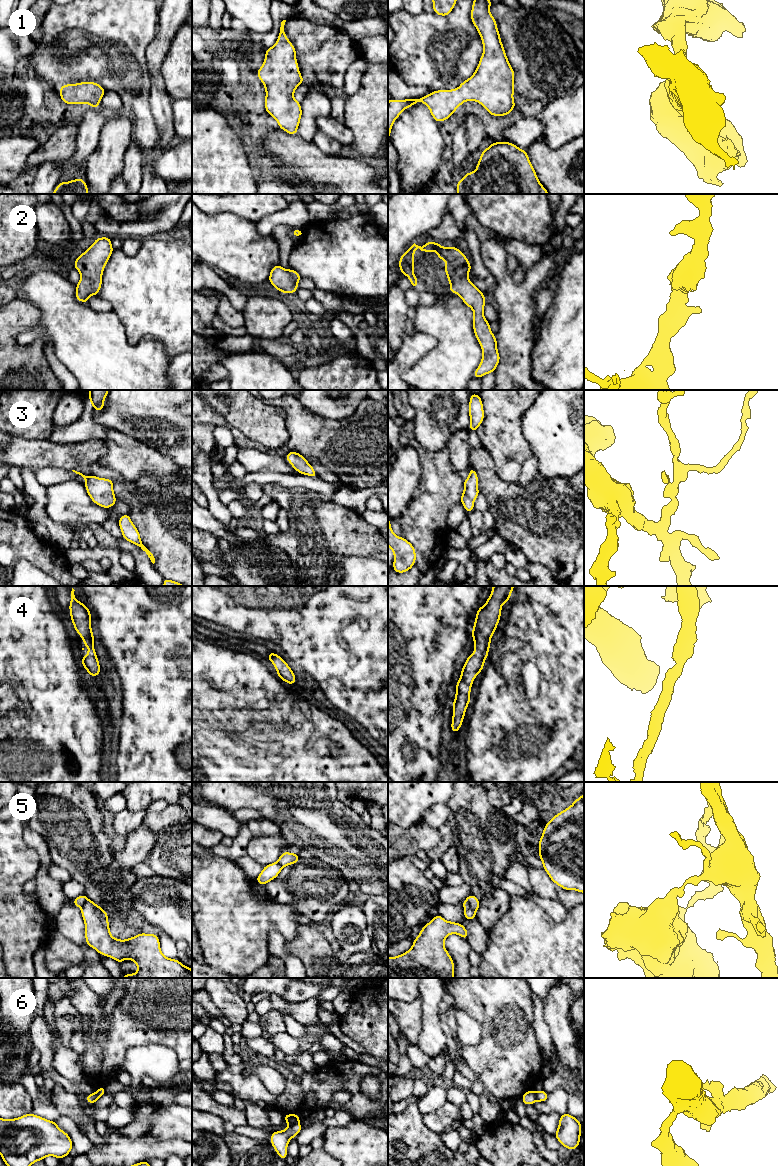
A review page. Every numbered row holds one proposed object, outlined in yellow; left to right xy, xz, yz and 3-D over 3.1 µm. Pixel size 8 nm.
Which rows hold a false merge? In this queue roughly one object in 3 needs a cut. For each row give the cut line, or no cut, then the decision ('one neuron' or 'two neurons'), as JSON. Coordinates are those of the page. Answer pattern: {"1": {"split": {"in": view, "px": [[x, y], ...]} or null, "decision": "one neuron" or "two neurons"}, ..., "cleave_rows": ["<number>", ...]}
{"1": {"split": null, "decision": "one neuron"}, "2": {"split": null, "decision": "one neuron"}, "3": {"split": null, "decision": "one neuron"}, "4": {"split": null, "decision": "one neuron"}, "5": {"split": {"in": "yz", "px": [[465, 900], [475, 911]]}, "decision": "two neurons"}, "6": {"split": {"in": "xz", "px": [[298, 1122], [289, 1125]]}, "decision": "two neurons"}, "cleave_rows": ["5", "6"]}

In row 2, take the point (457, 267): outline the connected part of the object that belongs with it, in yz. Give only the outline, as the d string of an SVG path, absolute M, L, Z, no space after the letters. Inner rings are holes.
M428 241L424 246L415 243L399 258L399 270L409 278L412 287L418 288L418 278L414 276L414 253L419 248L426 253L437 251L436 258L446 262L443 270L450 283L449 291L459 295L462 301L473 310L473 330L481 345L482 359L473 377L482 378L493 373L500 361L497 339L490 329L490 323L484 318L485 296L470 281L467 274L471 272L471 263L457 247L440 246L438 242Z

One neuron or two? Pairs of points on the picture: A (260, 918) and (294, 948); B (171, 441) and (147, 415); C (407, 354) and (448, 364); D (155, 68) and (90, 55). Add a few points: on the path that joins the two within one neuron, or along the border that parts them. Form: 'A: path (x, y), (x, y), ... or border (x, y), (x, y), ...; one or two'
A: border (300, 924), (297, 934), (286, 941); two
B: path (167, 435), (153, 421); one
C: border (434, 337), (435, 344), (411, 367), (403, 372); two
D: border (150, 43), (145, 51), (150, 78), (149, 89); two

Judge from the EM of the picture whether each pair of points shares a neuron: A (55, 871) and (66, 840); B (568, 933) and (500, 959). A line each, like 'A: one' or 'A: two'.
A: two
B: one

